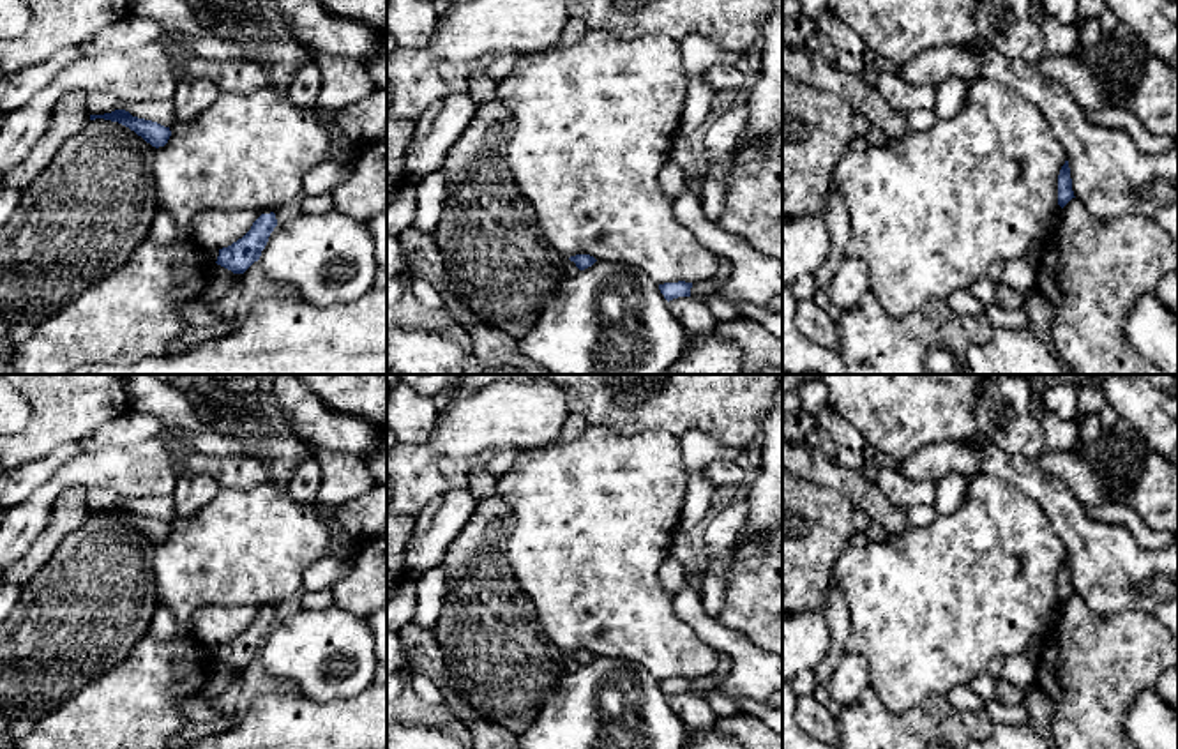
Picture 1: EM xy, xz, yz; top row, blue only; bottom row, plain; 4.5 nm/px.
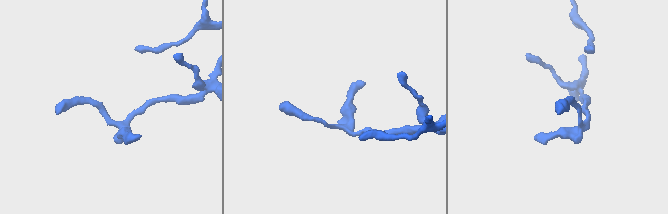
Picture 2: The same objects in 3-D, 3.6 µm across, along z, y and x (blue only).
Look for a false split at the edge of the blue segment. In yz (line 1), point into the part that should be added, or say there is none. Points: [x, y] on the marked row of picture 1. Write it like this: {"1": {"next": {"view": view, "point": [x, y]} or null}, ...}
{"1": {"next": null}}

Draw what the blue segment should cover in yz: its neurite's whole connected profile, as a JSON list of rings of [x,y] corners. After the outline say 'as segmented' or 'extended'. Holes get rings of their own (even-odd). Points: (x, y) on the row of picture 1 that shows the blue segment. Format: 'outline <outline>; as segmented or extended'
outline [[[1065,161],[1058,175],[1058,205],[1063,208],[1072,198],[1076,196],[1072,191],[1070,168],[1069,161]]]; as segmented

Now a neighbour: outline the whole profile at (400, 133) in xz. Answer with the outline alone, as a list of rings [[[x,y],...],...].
[[[387,120],[387,191],[406,180],[406,152],[415,132],[415,120]]]

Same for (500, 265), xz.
[[[484,67],[468,81],[477,113],[440,166],[447,178],[447,198],[431,235],[445,260],[450,295],[480,322],[519,341],[565,281],[569,258],[549,244],[537,223],[535,208],[509,170],[505,152],[516,120],[498,101],[496,85]]]

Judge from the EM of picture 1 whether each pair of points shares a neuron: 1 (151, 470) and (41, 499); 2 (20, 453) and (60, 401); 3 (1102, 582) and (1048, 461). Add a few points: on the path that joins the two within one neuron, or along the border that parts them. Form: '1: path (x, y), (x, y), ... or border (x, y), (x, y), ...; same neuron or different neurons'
1: path (124, 470), (80, 470), (67, 474); same neuron
2: path (32, 440), (59, 414); same neuron
3: border (1035, 460), (1083, 506); different neurons

